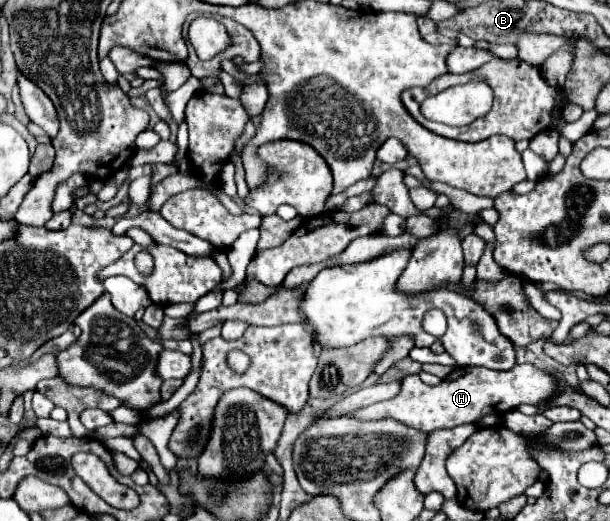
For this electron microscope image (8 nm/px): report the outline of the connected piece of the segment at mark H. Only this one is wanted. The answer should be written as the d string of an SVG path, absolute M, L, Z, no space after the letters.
M516 365L510 371L492 371L486 367L456 367L446 379L436 387L422 383L418 375L408 375L402 379L402 389L396 397L368 405L356 413L350 413L356 419L384 419L396 417L406 425L424 431L436 429L454 429L462 423L476 423L482 415L488 413L506 413L516 409L522 403L536 405L548 399L556 391L556 381L542 369L534 365Z

